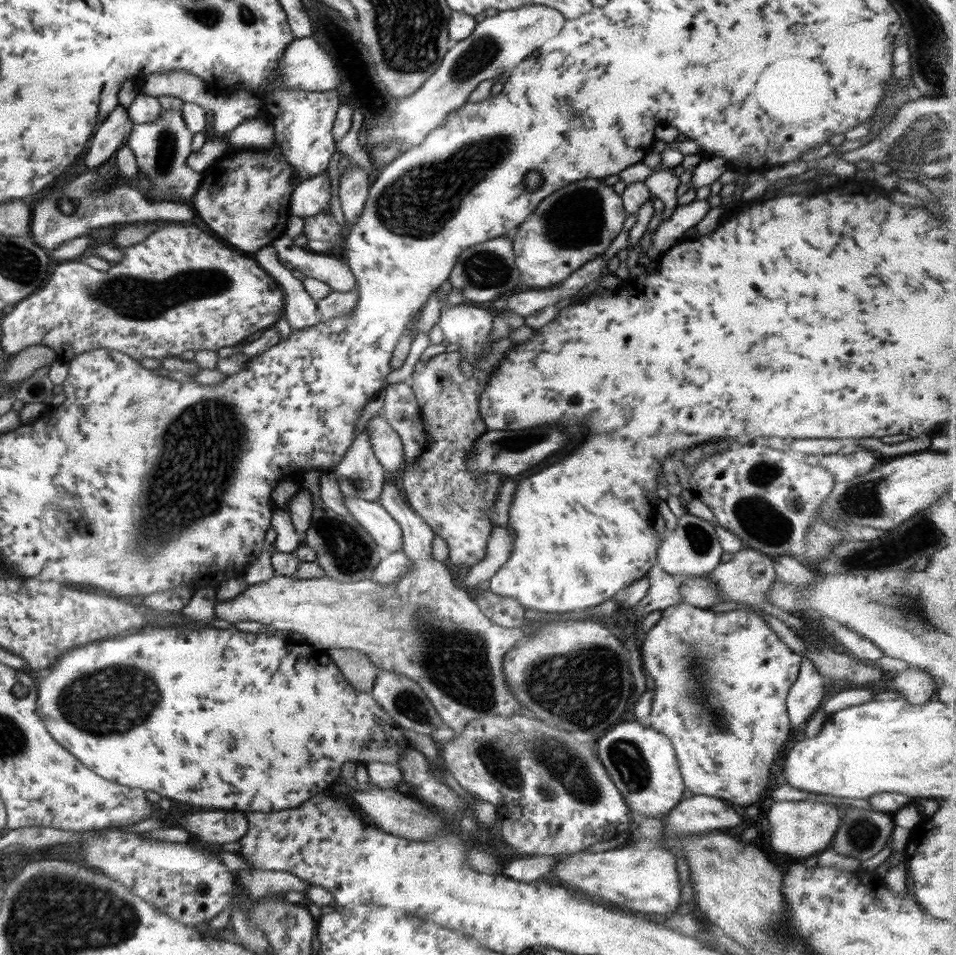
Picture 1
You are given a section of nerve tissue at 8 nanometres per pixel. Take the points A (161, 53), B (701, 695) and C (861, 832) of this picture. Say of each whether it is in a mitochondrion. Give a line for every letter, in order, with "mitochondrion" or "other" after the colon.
A: other
B: mitochondrion
C: mitochondrion

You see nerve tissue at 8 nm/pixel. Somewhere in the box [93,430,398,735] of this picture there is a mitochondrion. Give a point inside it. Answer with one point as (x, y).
(351, 553)

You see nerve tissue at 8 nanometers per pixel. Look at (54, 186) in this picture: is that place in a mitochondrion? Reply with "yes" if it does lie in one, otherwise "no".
no

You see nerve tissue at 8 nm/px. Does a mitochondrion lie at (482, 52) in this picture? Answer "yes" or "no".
yes

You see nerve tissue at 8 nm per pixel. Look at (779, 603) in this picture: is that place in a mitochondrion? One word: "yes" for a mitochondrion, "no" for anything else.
no

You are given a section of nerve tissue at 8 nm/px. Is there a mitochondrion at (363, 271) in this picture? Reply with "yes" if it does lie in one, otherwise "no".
no

